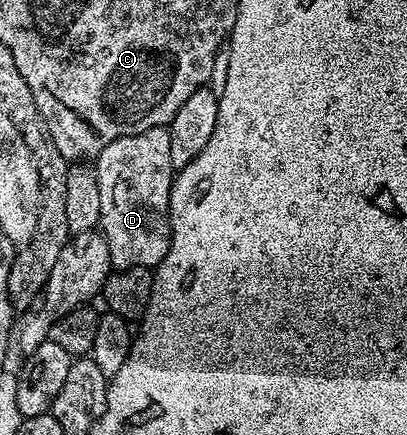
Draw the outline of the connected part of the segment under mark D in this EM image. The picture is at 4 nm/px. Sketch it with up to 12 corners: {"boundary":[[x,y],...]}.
{"boundary":[[170,128],[94,158],[112,270],[171,246]]}

